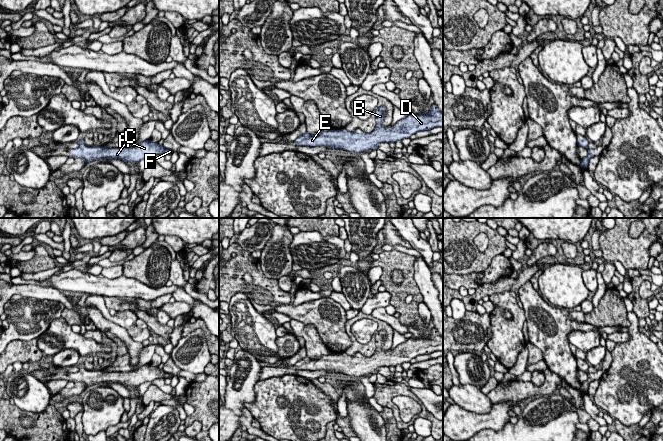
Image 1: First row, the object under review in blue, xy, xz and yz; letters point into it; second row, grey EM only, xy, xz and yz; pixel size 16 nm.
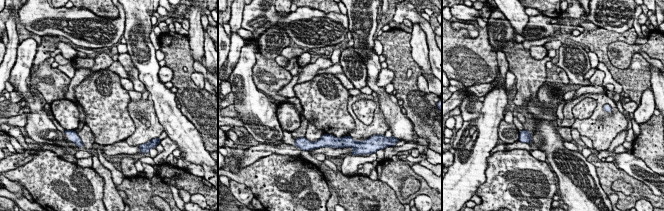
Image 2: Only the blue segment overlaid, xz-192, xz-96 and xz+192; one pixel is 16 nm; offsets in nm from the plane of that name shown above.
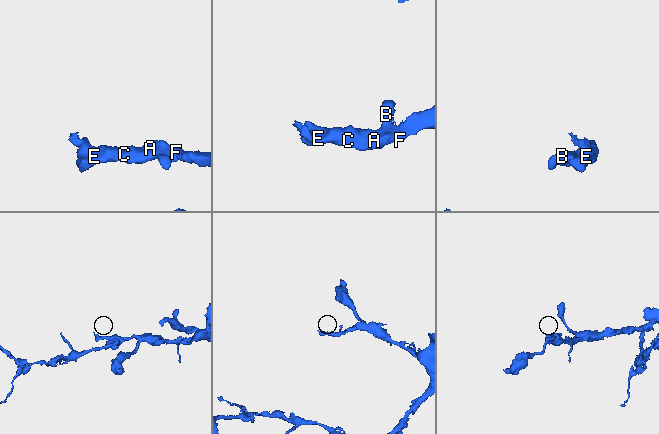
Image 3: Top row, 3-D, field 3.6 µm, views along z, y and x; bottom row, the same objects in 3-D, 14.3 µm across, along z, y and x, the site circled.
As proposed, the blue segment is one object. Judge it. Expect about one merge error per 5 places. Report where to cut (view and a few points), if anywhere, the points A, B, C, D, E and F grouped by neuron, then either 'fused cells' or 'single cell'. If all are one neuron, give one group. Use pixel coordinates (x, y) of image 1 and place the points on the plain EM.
cut none; groups A B C D E F; single cell

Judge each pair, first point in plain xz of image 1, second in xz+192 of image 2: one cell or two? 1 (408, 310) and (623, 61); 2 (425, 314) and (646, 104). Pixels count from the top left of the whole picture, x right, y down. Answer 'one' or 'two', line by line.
1: two
2: one

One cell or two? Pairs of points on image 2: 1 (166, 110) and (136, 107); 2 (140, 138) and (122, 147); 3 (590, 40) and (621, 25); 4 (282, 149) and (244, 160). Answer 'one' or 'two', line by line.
1: two
2: two
3: two
4: one

